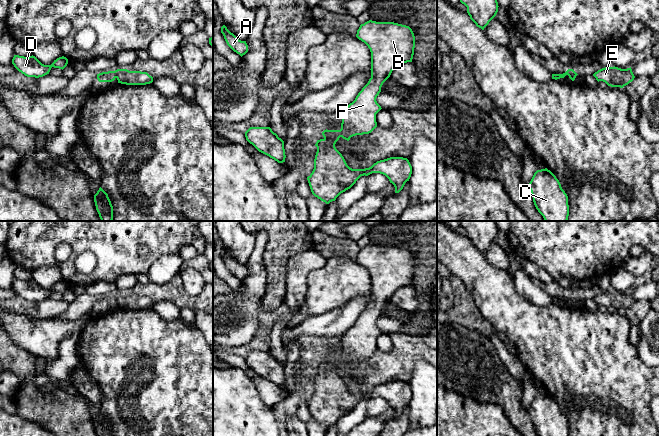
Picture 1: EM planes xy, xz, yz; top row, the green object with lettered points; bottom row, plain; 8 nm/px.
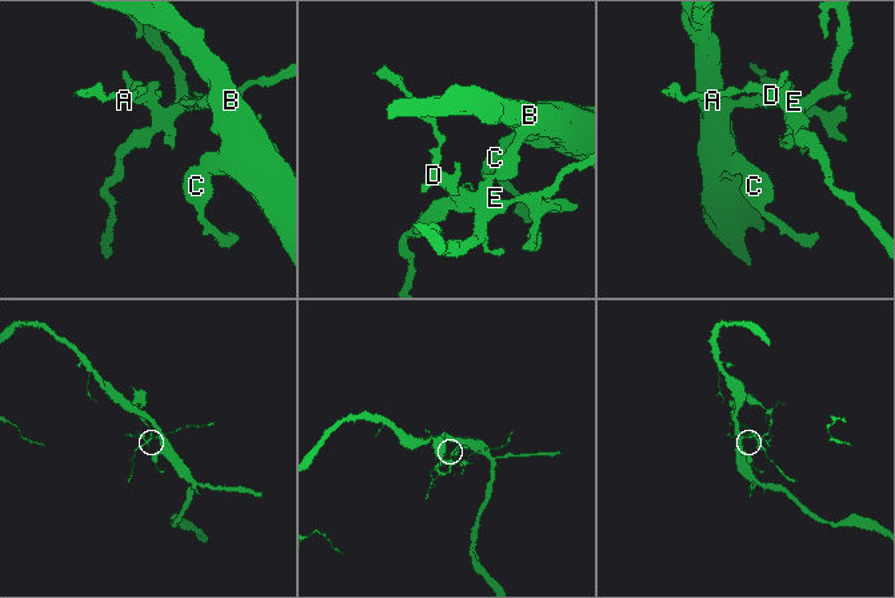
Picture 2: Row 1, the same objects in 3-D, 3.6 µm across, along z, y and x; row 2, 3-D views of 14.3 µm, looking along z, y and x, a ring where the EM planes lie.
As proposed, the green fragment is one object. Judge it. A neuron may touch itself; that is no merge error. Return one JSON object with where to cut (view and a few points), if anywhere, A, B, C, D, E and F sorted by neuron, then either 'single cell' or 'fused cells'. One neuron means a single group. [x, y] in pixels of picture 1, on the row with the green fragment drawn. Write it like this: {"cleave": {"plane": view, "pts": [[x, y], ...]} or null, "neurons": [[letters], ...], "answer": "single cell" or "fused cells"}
{"cleave": null, "neurons": [["A", "B", "C", "D", "E", "F"]], "answer": "single cell"}

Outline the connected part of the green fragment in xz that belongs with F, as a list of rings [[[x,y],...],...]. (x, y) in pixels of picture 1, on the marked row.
[[[369,20],[361,24],[356,37],[364,42],[371,52],[371,78],[358,93],[355,100],[342,111],[340,130],[324,130],[323,139],[317,140],[317,152],[314,159],[314,169],[307,177],[312,194],[321,201],[329,204],[346,190],[350,189],[361,176],[372,173],[385,175],[399,193],[412,174],[412,166],[407,158],[390,157],[377,161],[365,169],[350,168],[335,144],[340,137],[349,141],[351,137],[371,133],[376,127],[376,114],[382,109],[376,98],[381,92],[383,83],[390,77],[392,71],[402,63],[412,62],[415,48],[415,36],[409,26],[394,22],[376,22]]]

